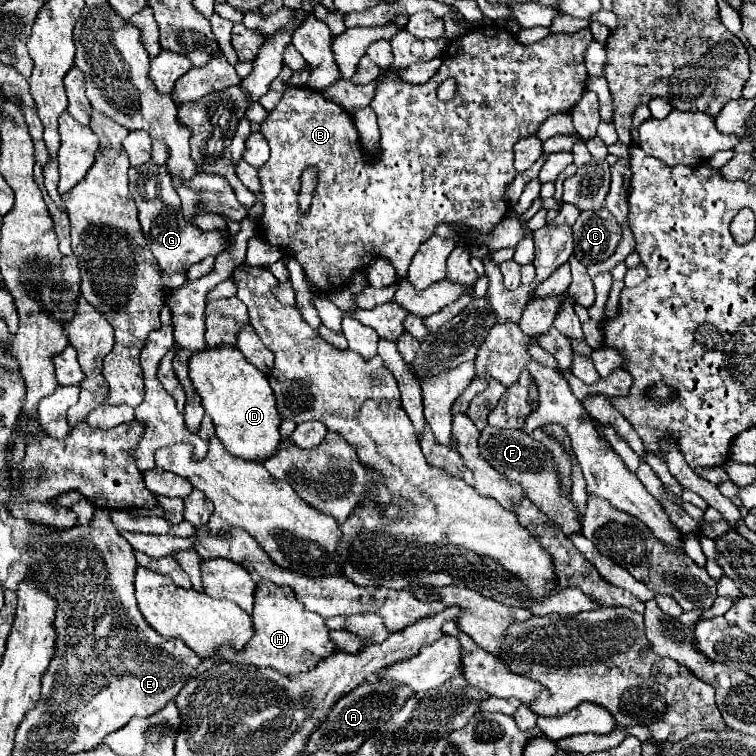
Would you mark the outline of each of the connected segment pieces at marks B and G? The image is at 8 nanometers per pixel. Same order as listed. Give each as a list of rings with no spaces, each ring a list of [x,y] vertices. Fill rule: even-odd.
[[[479,26],[469,30],[467,34],[463,34],[461,38],[453,38],[445,50],[443,56],[443,64],[437,70],[437,74],[427,82],[427,84],[409,84],[403,78],[399,78],[397,74],[383,74],[381,80],[377,82],[377,90],[375,96],[371,100],[371,108],[377,114],[379,120],[379,130],[381,130],[381,156],[377,158],[367,158],[359,146],[359,134],[357,128],[353,126],[351,116],[337,106],[335,102],[329,102],[323,98],[323,94],[319,90],[311,90],[309,86],[291,86],[287,84],[285,94],[281,98],[281,102],[267,114],[267,118],[261,122],[261,132],[267,138],[269,146],[271,146],[271,156],[269,160],[259,168],[259,182],[261,182],[261,204],[263,204],[263,214],[259,218],[261,224],[261,232],[265,236],[265,240],[273,246],[279,246],[283,250],[287,250],[293,258],[297,258],[297,262],[301,264],[307,282],[319,292],[319,294],[329,294],[335,288],[343,288],[347,286],[349,278],[355,272],[365,272],[365,268],[375,260],[375,258],[385,258],[395,266],[395,274],[397,280],[403,280],[409,268],[409,262],[413,258],[413,254],[417,252],[417,246],[421,246],[439,224],[457,224],[457,226],[467,226],[471,230],[477,230],[481,234],[489,234],[509,212],[509,206],[503,198],[505,188],[513,182],[515,178],[515,168],[513,168],[513,144],[519,142],[521,138],[527,138],[531,134],[537,134],[539,126],[555,114],[569,114],[569,110],[573,110],[573,106],[577,106],[577,102],[581,100],[581,94],[585,92],[585,82],[587,82],[587,70],[585,70],[585,50],[587,46],[593,42],[591,30],[581,30],[577,34],[549,34],[547,38],[535,42],[535,44],[521,44],[517,42],[517,38],[513,34],[509,34],[507,30],[499,28],[499,26]],[[453,78],[457,82],[457,90],[455,96],[447,102],[437,100],[437,88],[447,80]],[[307,166],[313,166],[317,170],[317,190],[313,192],[313,204],[311,210],[307,214],[299,212],[297,206],[297,194],[301,188],[301,170],[305,170]]]
[[[147,162],[137,168],[131,168],[129,170],[129,190],[139,208],[139,222],[141,222],[143,236],[147,240],[149,250],[153,252],[153,256],[157,258],[163,270],[163,284],[169,290],[185,284],[185,274],[191,264],[197,264],[207,256],[217,256],[219,252],[223,252],[228,247],[229,232],[225,230],[205,232],[183,220],[181,202],[171,184],[171,176],[165,164],[159,166],[159,164]]]

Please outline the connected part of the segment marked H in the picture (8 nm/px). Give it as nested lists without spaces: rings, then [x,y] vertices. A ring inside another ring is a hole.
[[[273,582],[257,584],[251,622],[253,622],[255,634],[243,646],[241,652],[233,650],[233,646],[225,644],[219,648],[219,652],[213,658],[205,658],[191,676],[203,674],[205,670],[213,668],[221,660],[225,660],[229,664],[253,664],[257,668],[269,666],[281,674],[299,674],[299,672],[313,670],[321,658],[335,652],[335,646],[329,638],[329,628],[325,626],[325,620],[319,614],[305,610],[305,606],[295,598],[295,594],[293,594],[293,590],[289,590],[289,586],[273,586]]]

